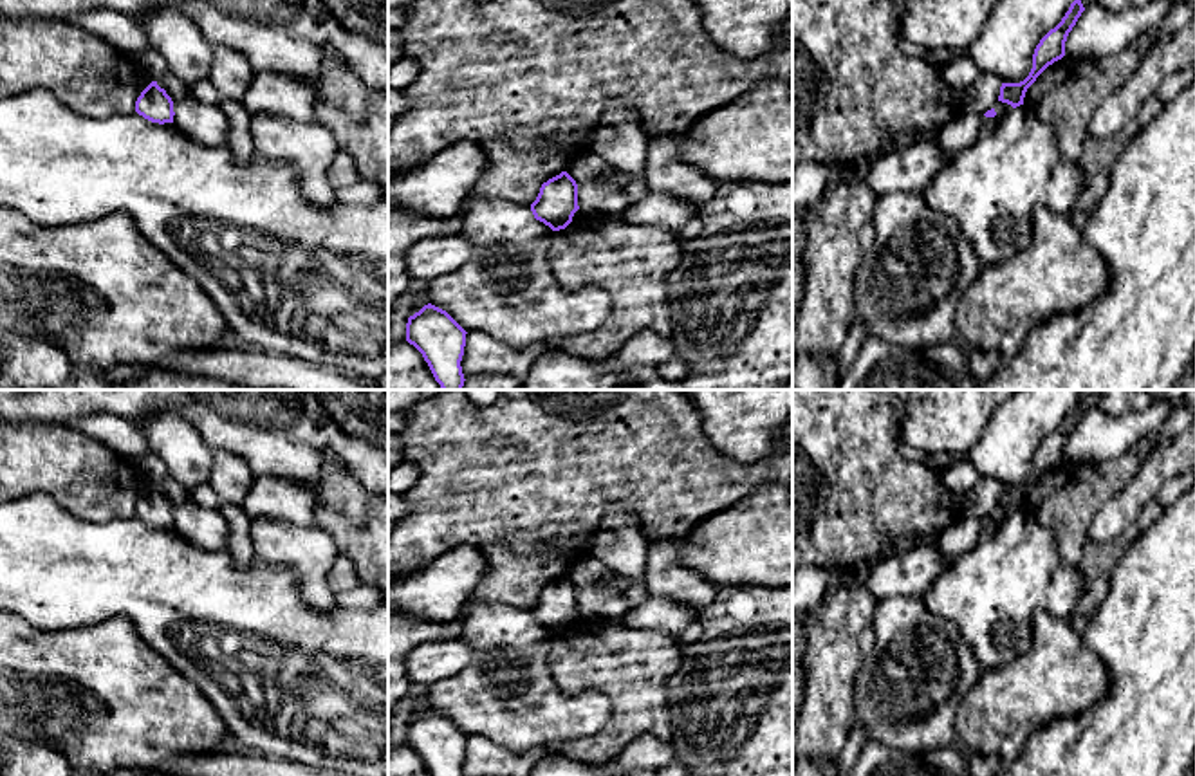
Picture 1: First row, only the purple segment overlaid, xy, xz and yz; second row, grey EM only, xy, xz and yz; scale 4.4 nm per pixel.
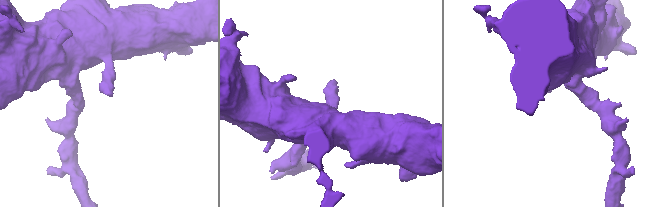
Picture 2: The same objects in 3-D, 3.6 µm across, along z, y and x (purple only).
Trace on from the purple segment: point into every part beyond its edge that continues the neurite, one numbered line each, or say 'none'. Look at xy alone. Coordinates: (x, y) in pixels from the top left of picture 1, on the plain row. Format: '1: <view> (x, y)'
none

